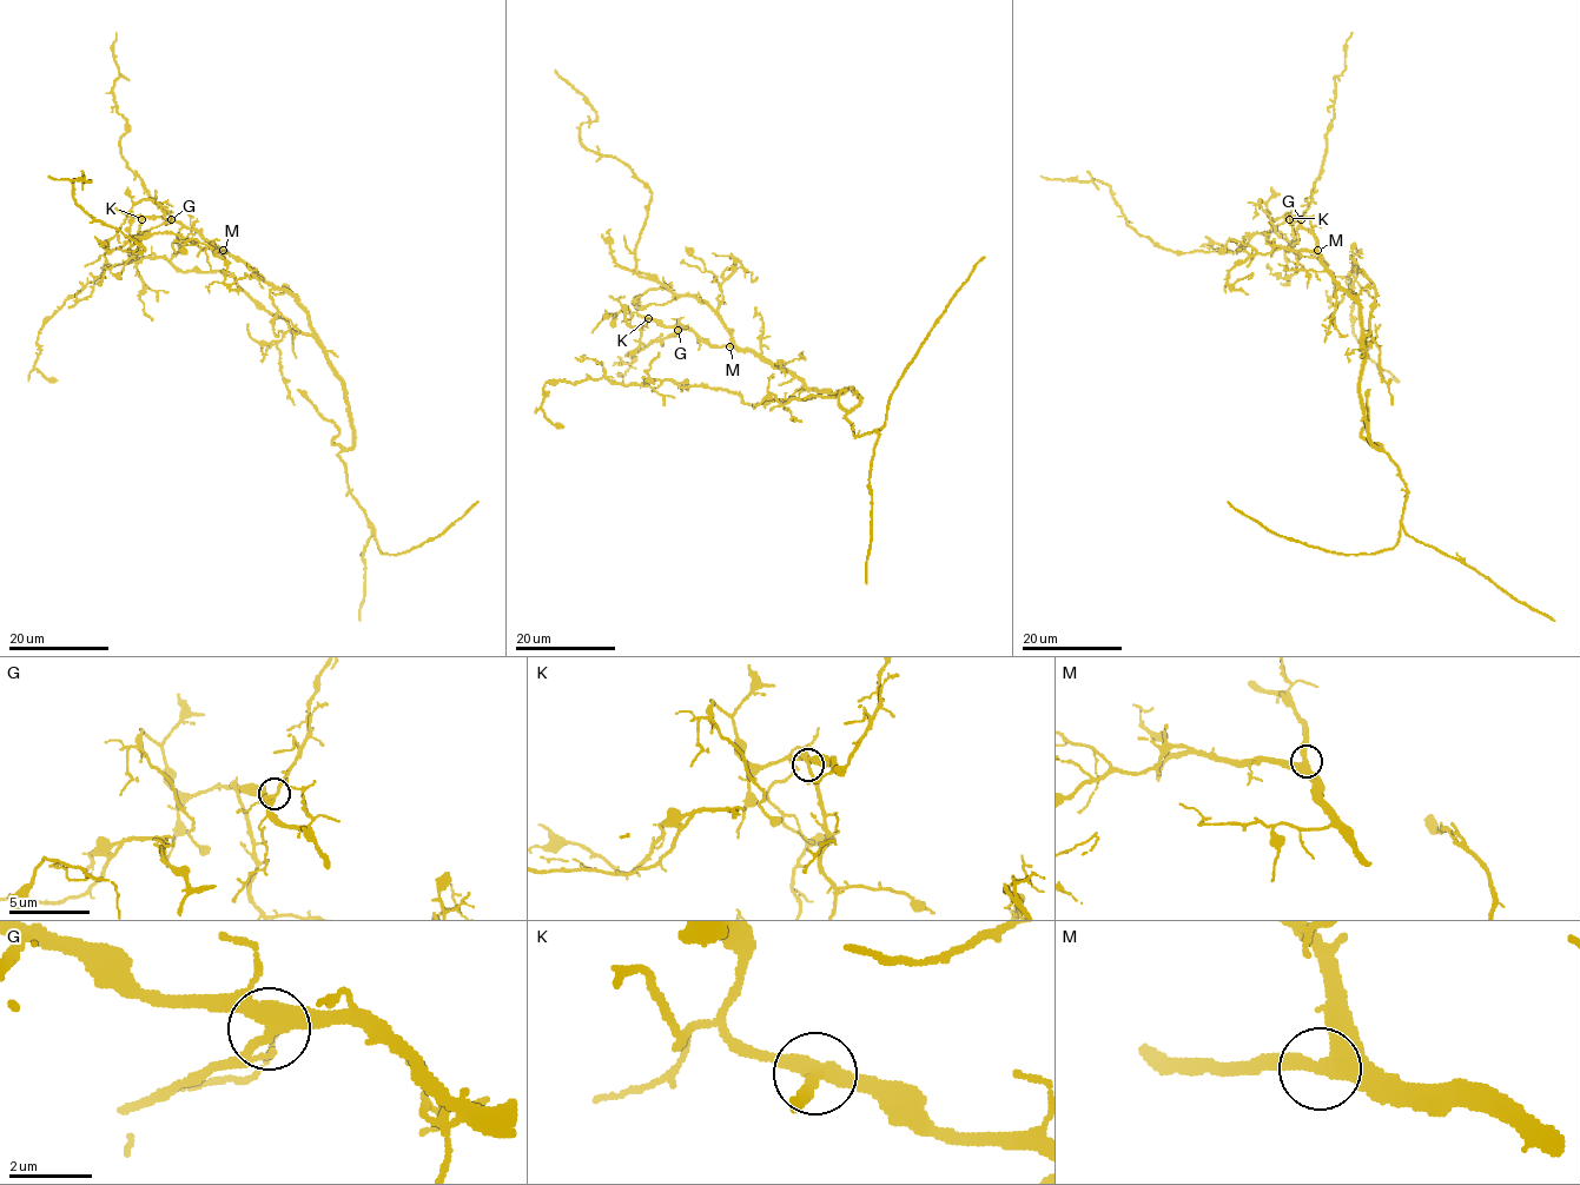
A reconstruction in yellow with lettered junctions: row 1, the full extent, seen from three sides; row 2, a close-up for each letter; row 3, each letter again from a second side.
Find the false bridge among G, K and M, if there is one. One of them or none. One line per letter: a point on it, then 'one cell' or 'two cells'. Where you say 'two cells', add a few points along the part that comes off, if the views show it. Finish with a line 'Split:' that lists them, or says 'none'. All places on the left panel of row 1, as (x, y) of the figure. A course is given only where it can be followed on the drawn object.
G: at (171, 219); one cell
K: at (141, 219); one cell
M: at (223, 250); one cell
Split: none

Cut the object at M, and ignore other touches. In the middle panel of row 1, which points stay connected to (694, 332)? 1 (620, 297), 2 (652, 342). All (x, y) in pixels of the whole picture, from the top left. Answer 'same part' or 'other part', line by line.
1: same part
2: same part

